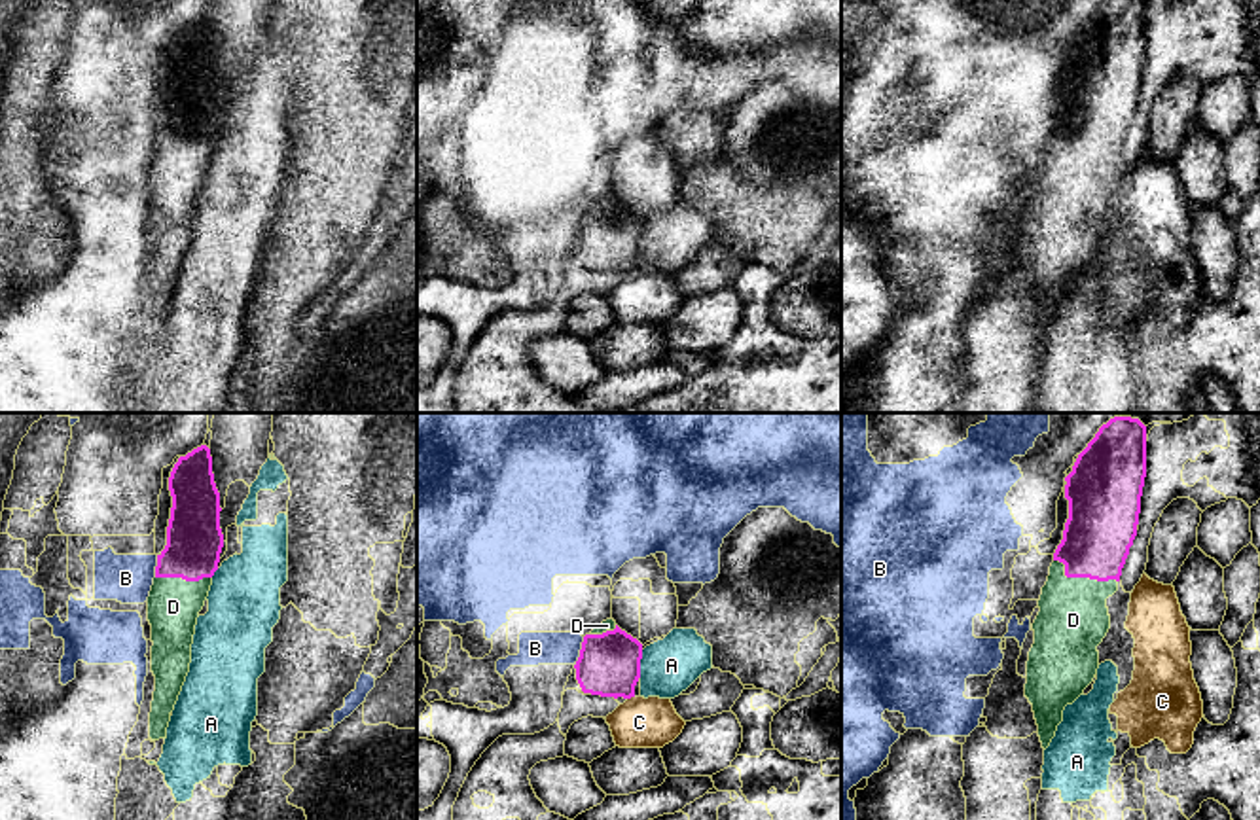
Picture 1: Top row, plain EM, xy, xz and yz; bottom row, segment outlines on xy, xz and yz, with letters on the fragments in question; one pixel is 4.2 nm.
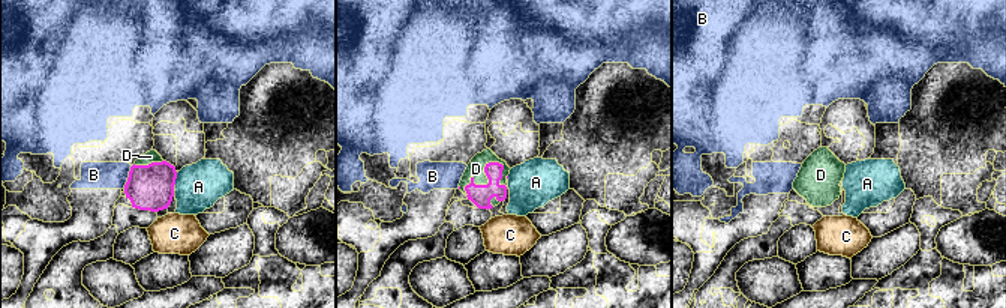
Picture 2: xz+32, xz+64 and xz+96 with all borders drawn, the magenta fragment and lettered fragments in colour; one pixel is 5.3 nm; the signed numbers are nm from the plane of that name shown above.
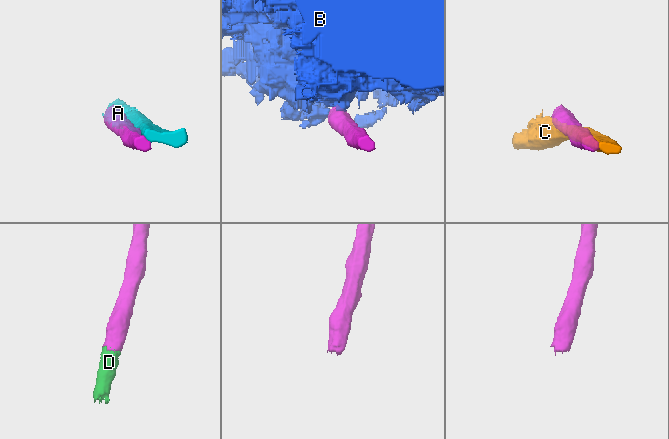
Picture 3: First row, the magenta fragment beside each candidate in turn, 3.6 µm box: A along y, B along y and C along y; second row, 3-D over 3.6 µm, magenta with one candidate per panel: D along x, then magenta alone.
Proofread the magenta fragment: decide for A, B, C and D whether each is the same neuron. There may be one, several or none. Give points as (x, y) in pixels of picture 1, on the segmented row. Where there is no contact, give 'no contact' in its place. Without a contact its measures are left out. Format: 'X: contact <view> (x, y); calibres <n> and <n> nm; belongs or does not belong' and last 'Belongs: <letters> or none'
A: contact xz (639, 663); calibres 260 and 240 nm; does not belong
B: contact xz (580, 652); calibres 260 and 140 nm; does not belong
C: contact xz (630, 697); calibres 260 and 220 nm; does not belong
D: contact yz (1082, 576); calibres 300 and 300 nm; belongs
Belongs: D

